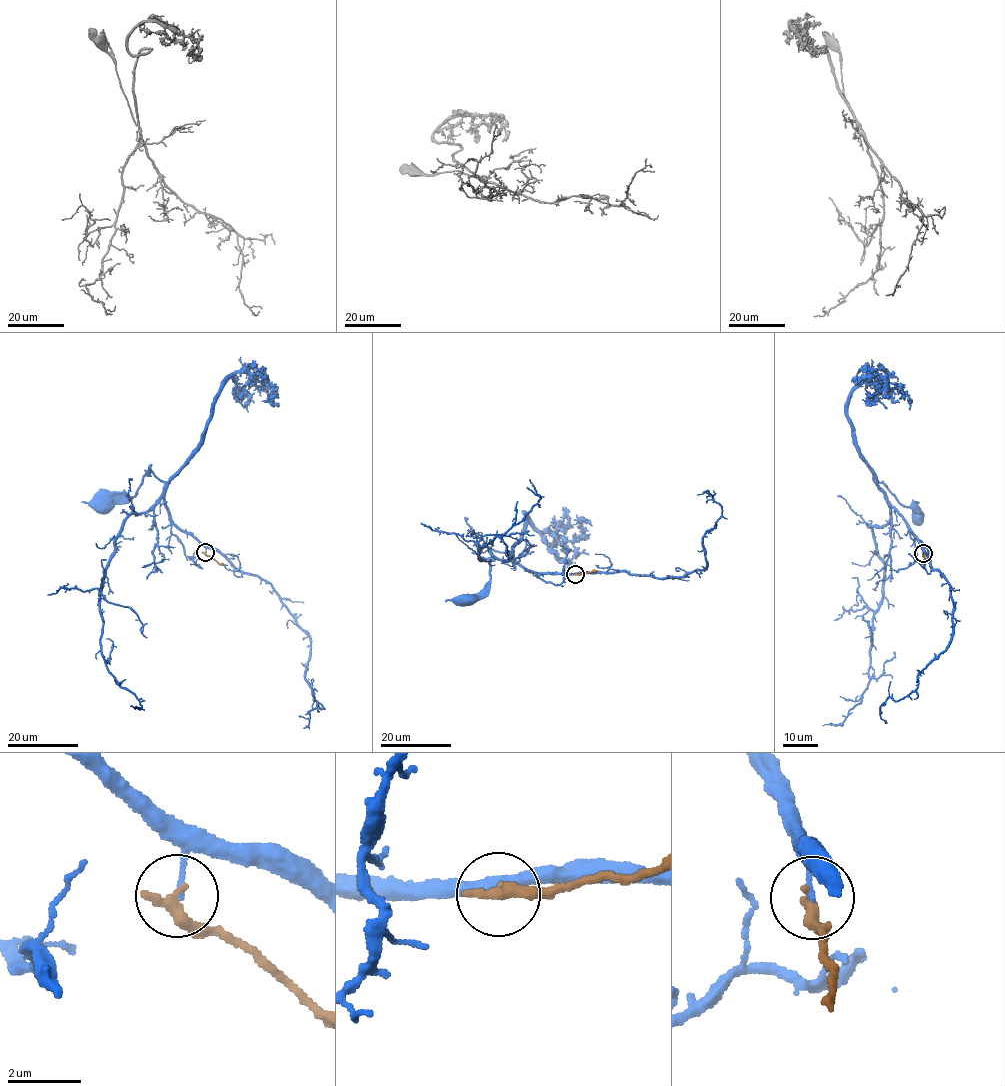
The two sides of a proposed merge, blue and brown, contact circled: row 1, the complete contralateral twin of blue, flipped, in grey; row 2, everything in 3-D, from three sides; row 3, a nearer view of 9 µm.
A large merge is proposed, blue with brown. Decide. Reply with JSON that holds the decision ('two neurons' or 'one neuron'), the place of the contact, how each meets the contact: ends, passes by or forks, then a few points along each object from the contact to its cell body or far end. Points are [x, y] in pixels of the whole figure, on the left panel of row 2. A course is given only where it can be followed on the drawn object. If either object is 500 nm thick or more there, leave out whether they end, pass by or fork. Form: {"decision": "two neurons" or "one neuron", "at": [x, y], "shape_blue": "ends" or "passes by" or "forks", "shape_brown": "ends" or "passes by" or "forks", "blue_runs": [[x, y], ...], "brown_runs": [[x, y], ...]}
{"decision": "two neurons", "at": [205, 552], "shape_blue": "ends", "shape_brown": "ends", "blue_runs": [[205, 552], [205, 547], [173, 521], [164, 498], [165, 485], [150, 465], [136, 494], [101, 503]], "brown_runs": [[205, 552], [223, 565]]}

